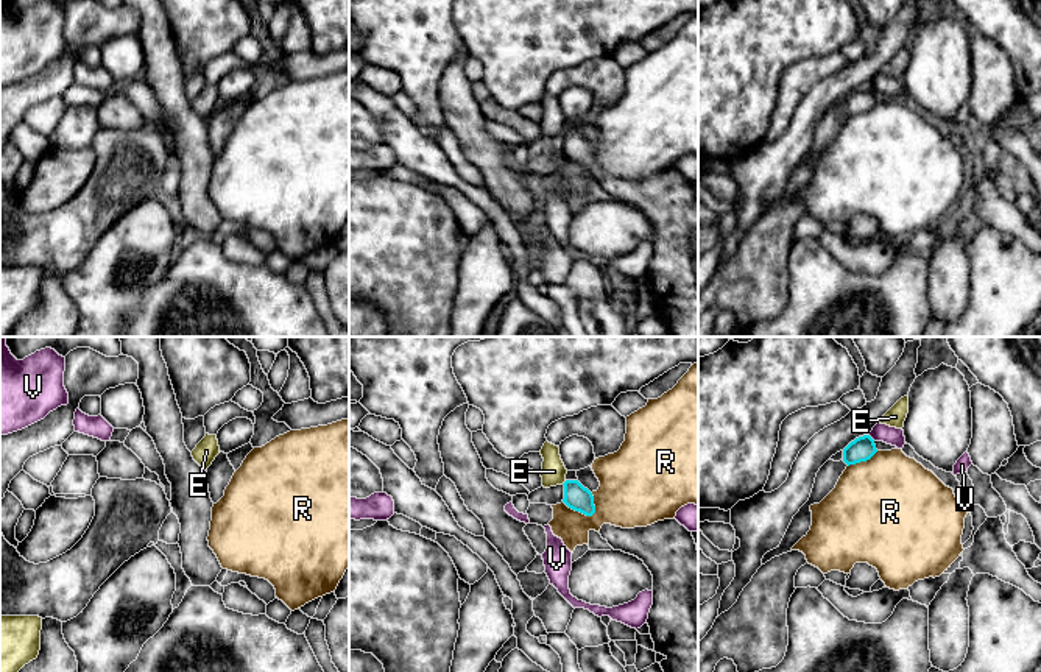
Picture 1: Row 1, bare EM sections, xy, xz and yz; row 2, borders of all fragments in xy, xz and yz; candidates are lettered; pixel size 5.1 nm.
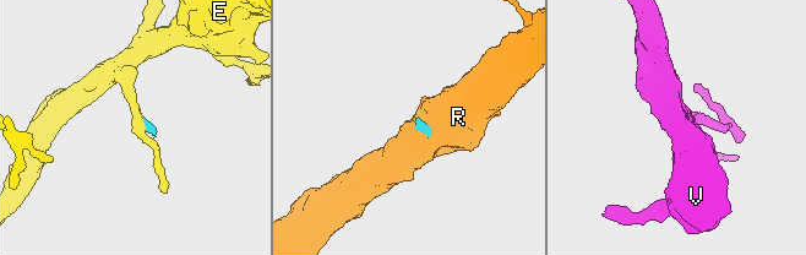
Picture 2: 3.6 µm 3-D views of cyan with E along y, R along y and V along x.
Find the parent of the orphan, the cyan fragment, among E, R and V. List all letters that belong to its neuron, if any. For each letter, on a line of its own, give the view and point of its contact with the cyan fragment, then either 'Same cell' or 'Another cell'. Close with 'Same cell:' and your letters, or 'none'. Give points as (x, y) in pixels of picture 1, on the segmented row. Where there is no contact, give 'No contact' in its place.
E: Touches cyan at xz (564, 482). Another cell
R: Touches cyan at xz (580, 512). Another cell
V: Touches cyan at yz (870, 437). Another cell
Same cell: none

